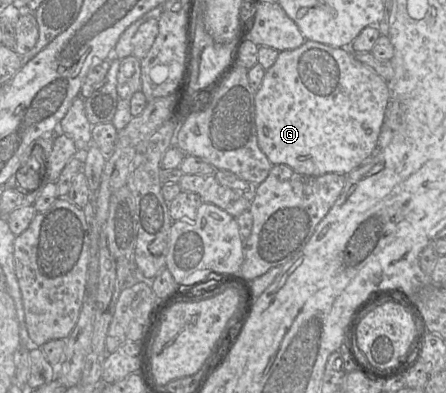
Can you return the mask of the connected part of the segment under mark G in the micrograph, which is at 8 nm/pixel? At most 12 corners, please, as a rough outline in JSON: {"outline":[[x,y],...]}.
{"outline":[[349,47],[279,52],[255,92],[272,165],[347,175],[389,83]]}

